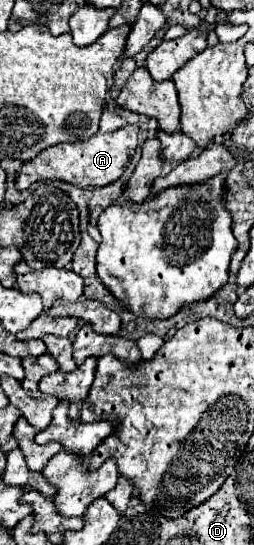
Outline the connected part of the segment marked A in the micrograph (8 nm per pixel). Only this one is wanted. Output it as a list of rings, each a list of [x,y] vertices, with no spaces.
[[[126,125],[112,133],[96,133],[86,141],[54,145],[38,153],[30,163],[24,163],[16,173],[16,189],[24,191],[36,181],[62,179],[78,187],[102,187],[122,177],[138,145],[138,125]]]

